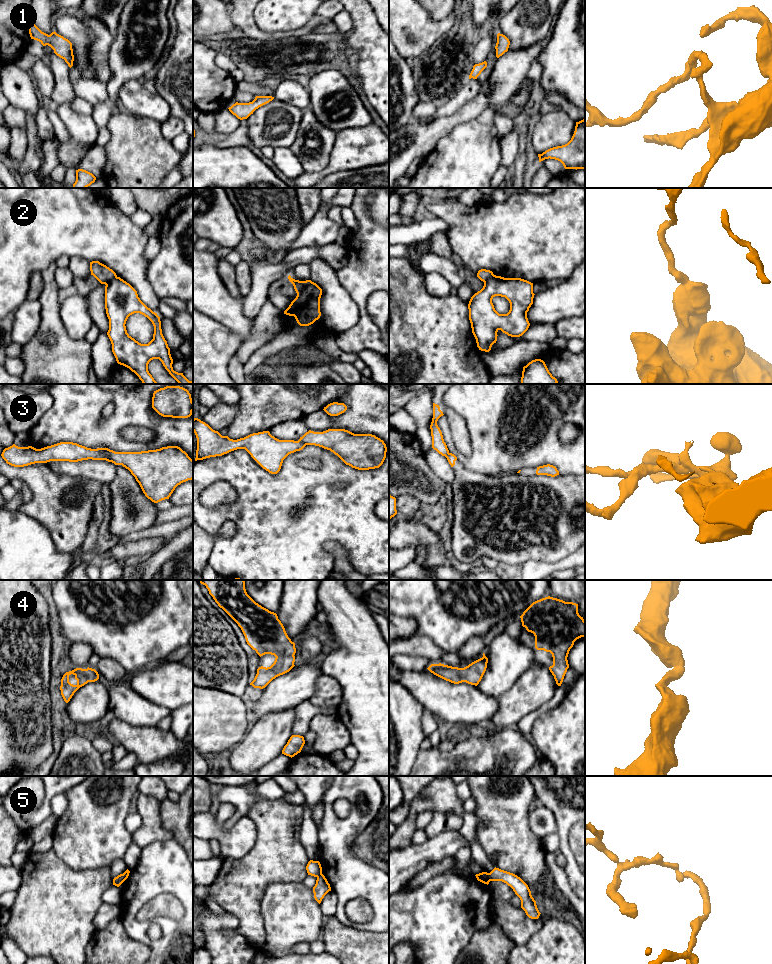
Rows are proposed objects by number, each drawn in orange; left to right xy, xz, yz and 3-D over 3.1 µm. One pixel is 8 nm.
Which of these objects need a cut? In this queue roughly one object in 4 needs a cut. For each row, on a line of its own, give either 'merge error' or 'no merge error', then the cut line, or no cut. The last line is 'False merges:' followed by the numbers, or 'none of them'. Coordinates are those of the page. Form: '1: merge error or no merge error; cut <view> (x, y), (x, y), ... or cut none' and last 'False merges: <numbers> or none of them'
1: no merge error; cut none
2: merge error; cut xz (312, 282), (297, 294)
3: merge error; cut xy (95, 449), (103, 453), (111, 461)
4: no merge error; cut none
5: merge error; cut yz (488, 873), (490, 880)
False merges: 2, 3, 5

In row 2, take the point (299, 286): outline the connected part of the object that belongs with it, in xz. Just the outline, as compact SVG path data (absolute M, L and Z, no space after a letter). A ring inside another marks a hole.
M290 275L288 276L288 279L293 284L297 294L301 293L312 283L311 280L306 280L306 281L295 280Z

